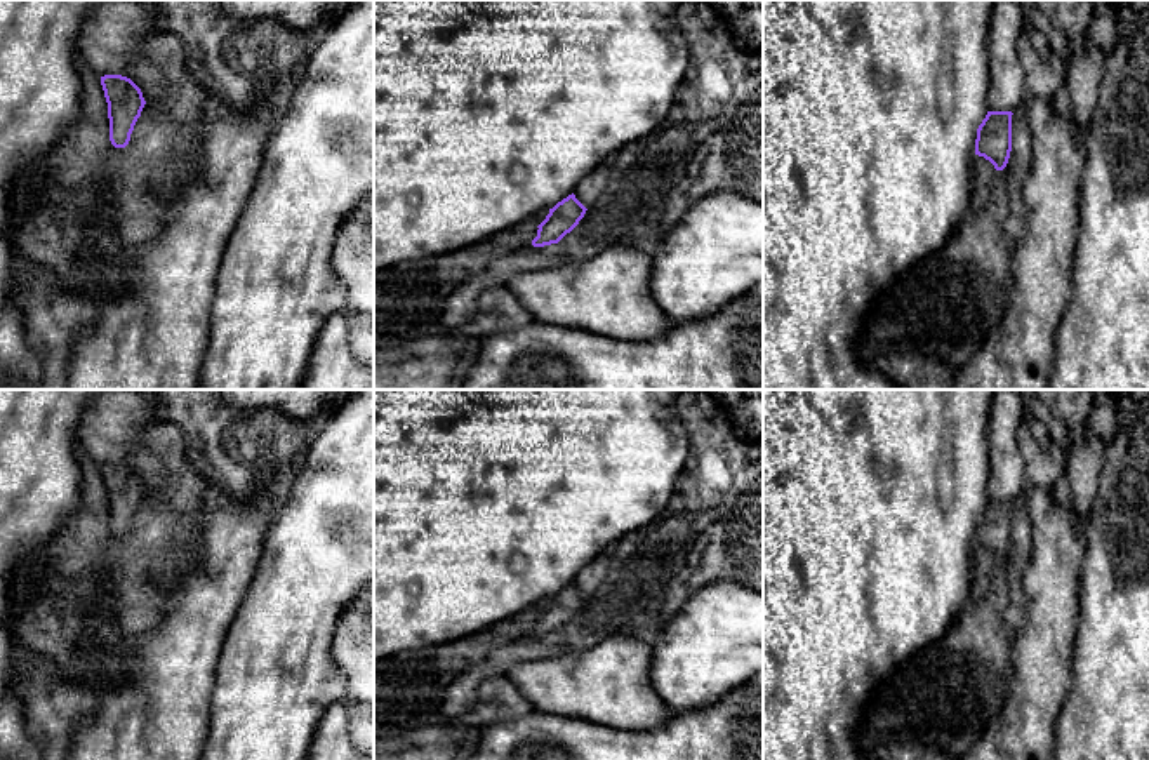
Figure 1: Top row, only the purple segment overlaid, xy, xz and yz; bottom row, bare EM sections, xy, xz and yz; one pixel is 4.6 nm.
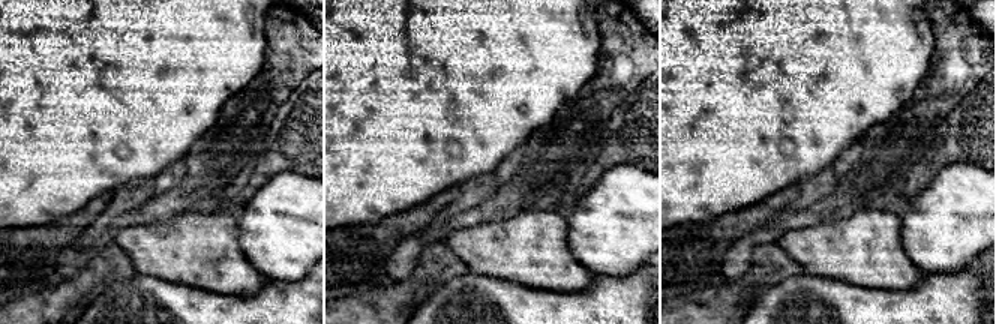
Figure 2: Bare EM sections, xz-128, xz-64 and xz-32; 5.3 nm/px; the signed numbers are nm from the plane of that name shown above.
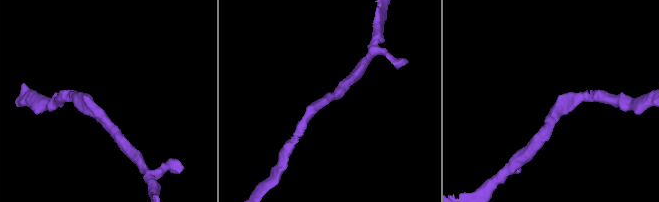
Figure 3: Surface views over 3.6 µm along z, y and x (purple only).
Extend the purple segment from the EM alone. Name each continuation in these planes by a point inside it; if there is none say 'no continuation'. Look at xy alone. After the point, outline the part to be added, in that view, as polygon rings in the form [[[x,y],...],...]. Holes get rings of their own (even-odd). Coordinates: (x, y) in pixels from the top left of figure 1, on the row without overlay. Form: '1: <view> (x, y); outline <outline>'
no continuation

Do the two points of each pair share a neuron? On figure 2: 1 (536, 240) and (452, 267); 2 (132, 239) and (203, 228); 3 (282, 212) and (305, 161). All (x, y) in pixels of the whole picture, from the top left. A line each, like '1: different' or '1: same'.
1: different
2: same
3: different

